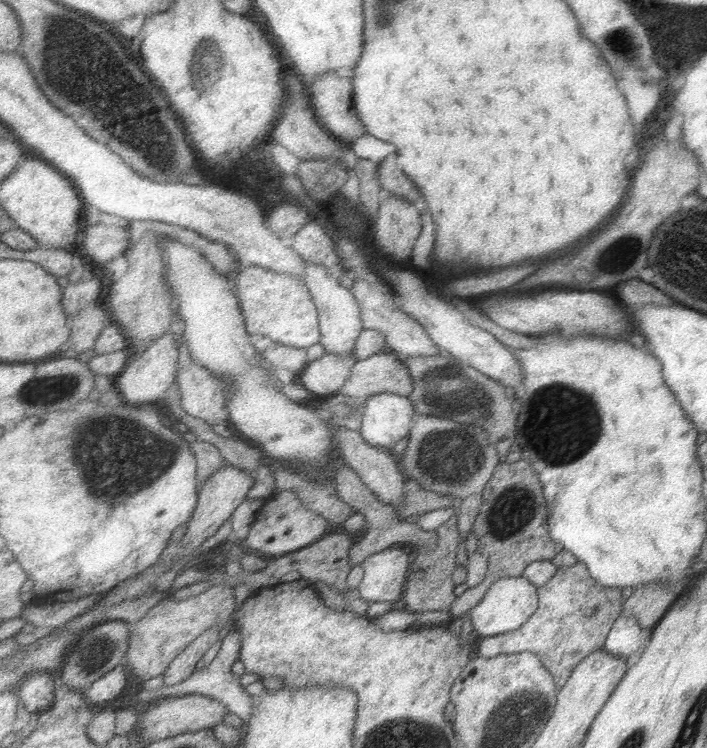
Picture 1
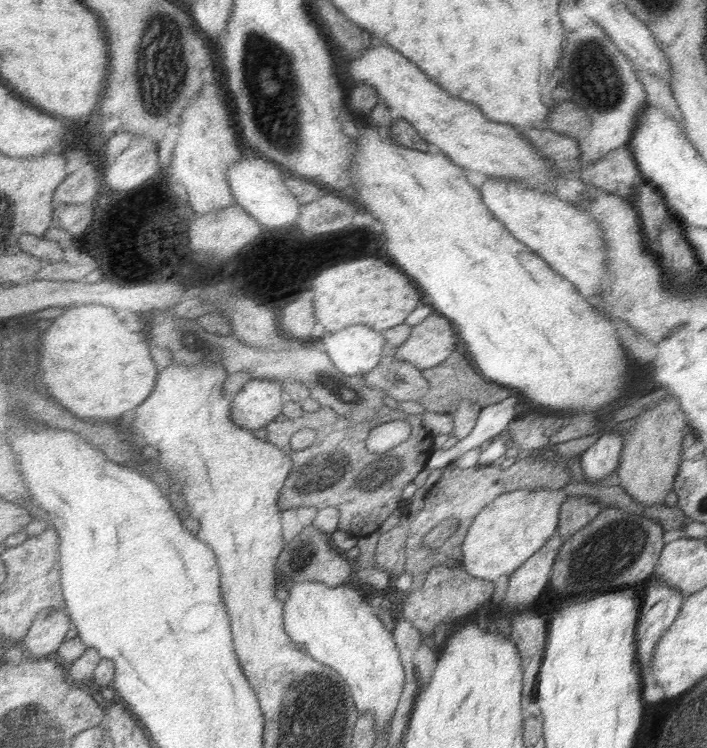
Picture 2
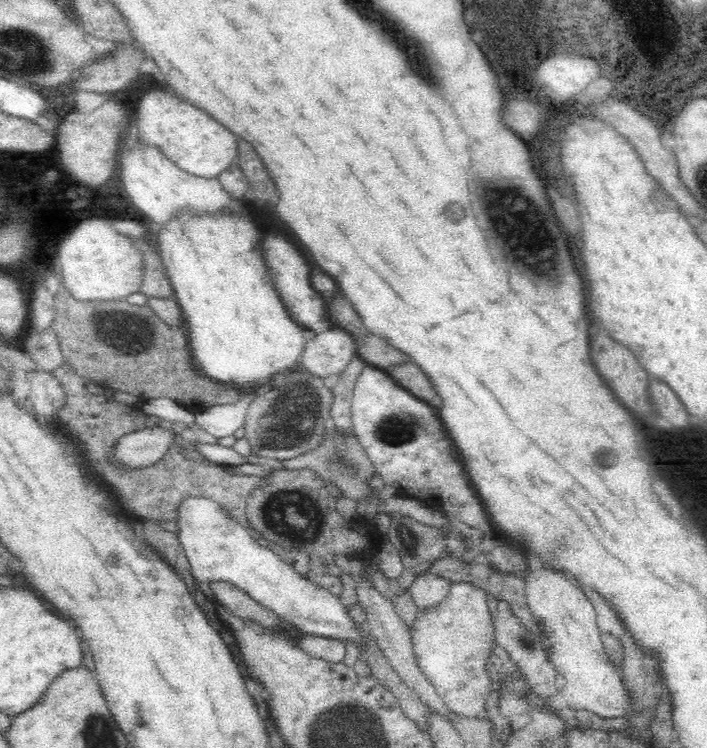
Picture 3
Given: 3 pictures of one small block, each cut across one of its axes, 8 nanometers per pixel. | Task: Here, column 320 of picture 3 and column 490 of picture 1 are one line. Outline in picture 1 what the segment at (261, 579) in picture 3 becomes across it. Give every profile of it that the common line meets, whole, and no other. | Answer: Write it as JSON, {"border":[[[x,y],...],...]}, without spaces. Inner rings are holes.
{"border":[[[511,576],[511,578],[497,578],[491,590],[487,592],[487,596],[483,598],[483,602],[469,612],[469,618],[479,636],[491,638],[491,636],[501,636],[507,632],[521,630],[539,608],[541,608],[539,586],[525,576]]]}

